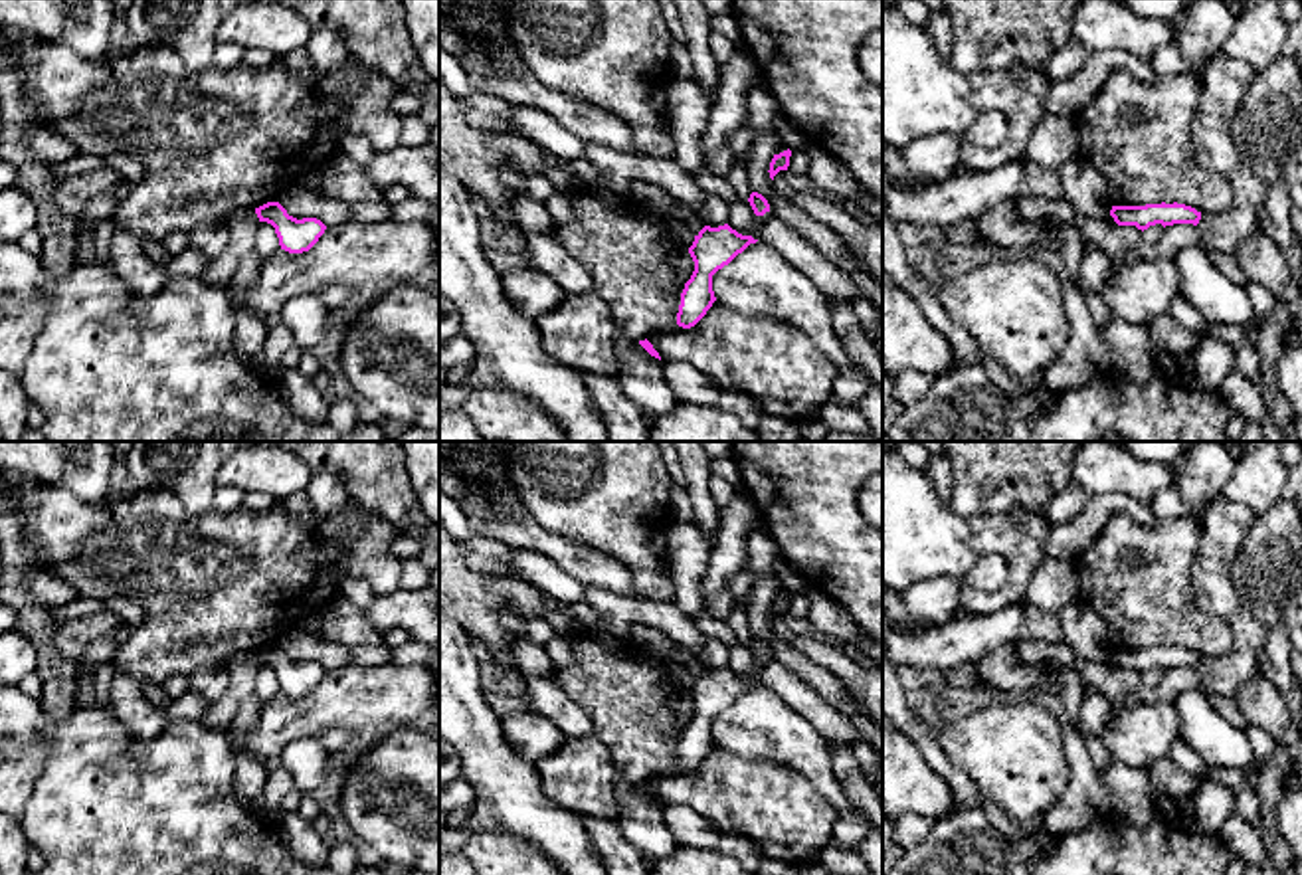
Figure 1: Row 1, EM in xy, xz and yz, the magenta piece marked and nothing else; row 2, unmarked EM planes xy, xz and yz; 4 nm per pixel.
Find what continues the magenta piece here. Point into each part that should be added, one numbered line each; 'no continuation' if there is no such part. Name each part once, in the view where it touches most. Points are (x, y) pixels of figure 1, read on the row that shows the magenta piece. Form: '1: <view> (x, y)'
no continuation

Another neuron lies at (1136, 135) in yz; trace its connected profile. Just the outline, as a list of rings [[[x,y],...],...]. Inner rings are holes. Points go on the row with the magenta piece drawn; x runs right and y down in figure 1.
[[[1114,69],[1074,115],[1078,158],[1106,180],[1112,206],[1177,202],[1201,214],[1229,208],[1231,182],[1195,164],[1191,121],[1199,95],[1193,73],[1142,83]]]

